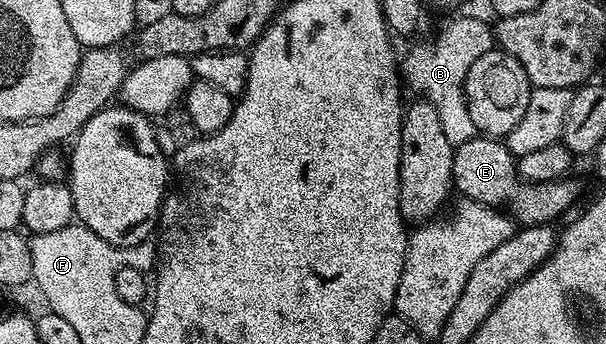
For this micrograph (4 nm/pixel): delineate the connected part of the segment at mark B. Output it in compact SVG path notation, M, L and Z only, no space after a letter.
M458 17L439 33L432 46L426 43L418 45L401 60L400 74L405 86L431 102L441 120L446 139L454 147L477 136L465 101L465 79L474 59L488 53L495 45L495 32L490 23L488 25L476 17Z

